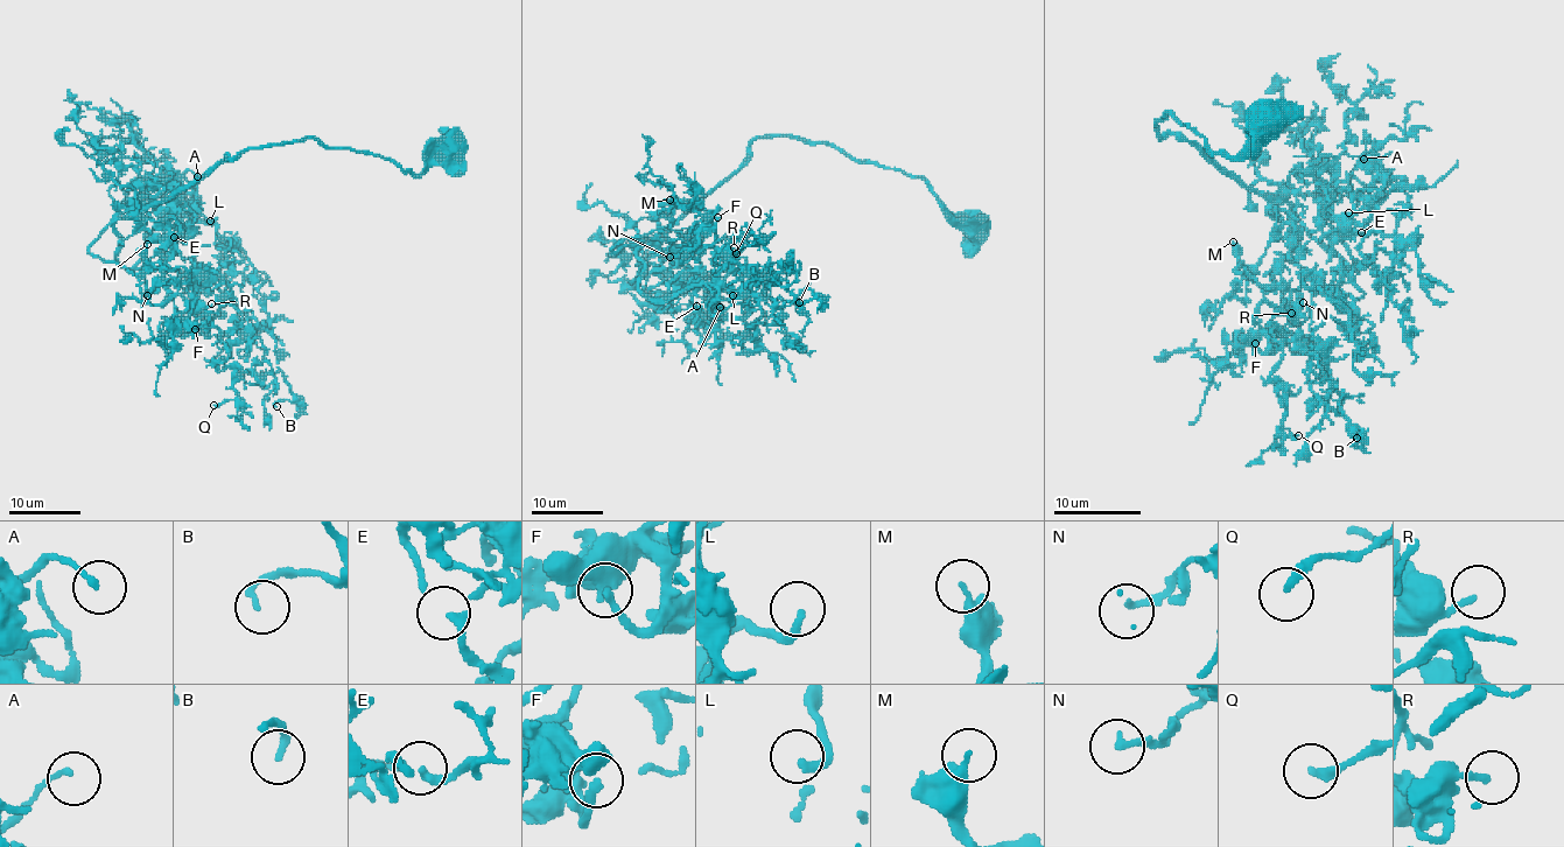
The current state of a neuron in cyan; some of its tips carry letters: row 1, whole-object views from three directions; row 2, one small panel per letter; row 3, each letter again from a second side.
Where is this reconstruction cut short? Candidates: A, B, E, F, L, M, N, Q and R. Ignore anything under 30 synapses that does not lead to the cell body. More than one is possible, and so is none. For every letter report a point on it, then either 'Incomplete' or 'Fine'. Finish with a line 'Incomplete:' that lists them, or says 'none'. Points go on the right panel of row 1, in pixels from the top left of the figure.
A: Place: (1363, 159). Fine
B: Place: (1356, 438). Fine
E: Place: (1361, 232). Fine
F: Place: (1255, 343). Incomplete
L: Place: (1348, 212). Fine
M: Place: (1233, 242). Fine
N: Place: (1303, 302). Fine
Q: Place: (1298, 435). Fine
R: Place: (1291, 313). Fine
Incomplete: F

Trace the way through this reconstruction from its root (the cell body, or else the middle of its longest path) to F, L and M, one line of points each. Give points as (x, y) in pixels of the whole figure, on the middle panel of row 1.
F: (974, 223), (921, 177), (788, 137), (756, 138), (666, 233), (696, 250), (686, 240), (717, 217)
L: (974, 223), (921, 177), (759, 137), (638, 273), (707, 277), (710, 313), (733, 295)
M: (974, 223), (921, 177), (788, 137), (756, 138), (666, 232), (696, 250), (686, 240), (710, 214), (670, 200)

